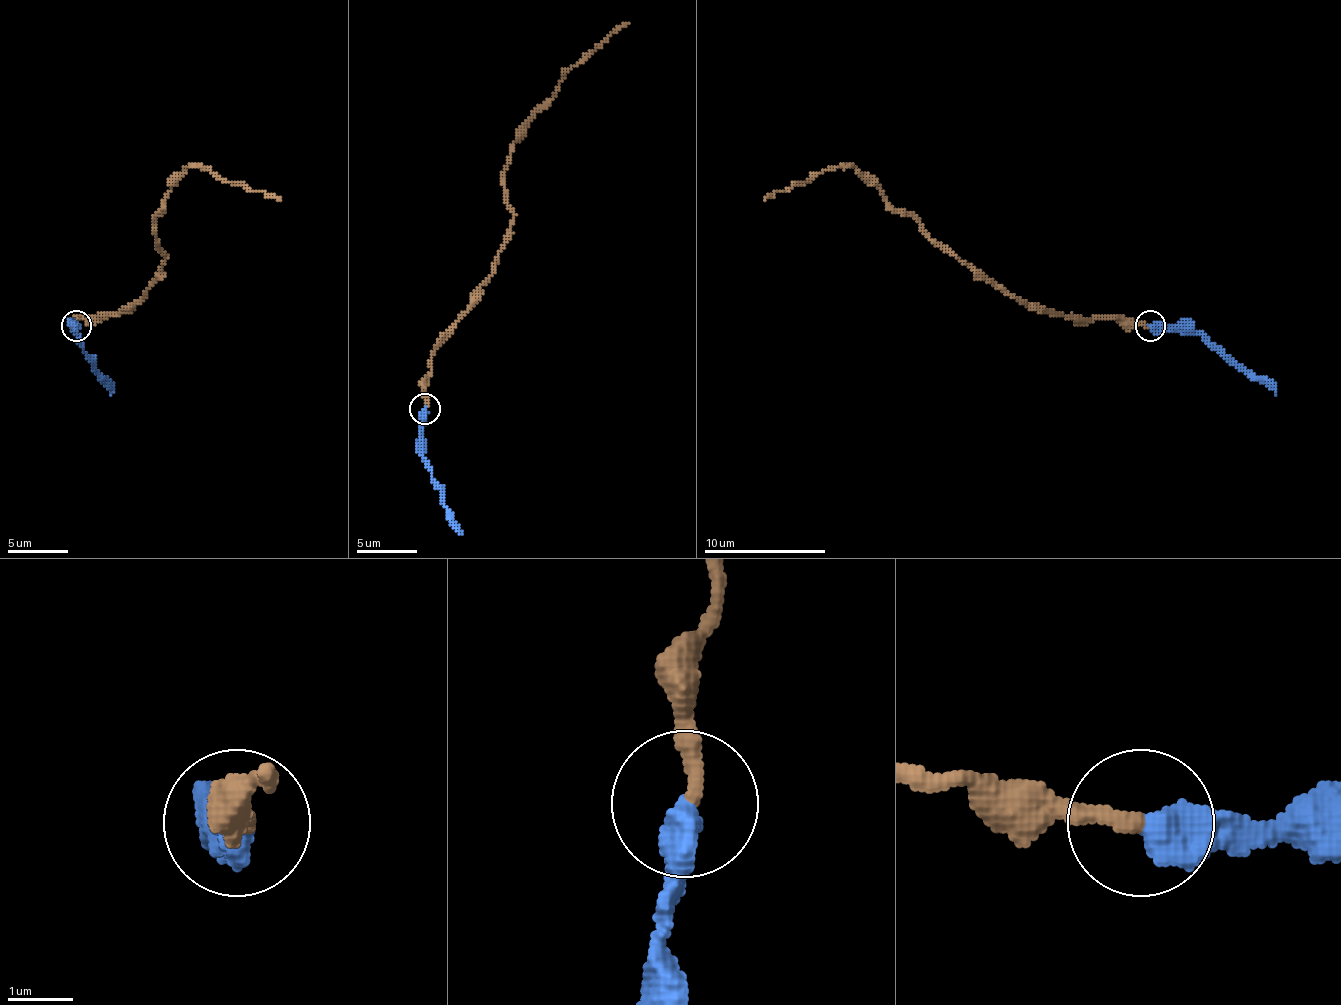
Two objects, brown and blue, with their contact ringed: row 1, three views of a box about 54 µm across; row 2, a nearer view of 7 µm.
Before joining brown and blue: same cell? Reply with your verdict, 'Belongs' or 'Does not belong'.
Does not belong

